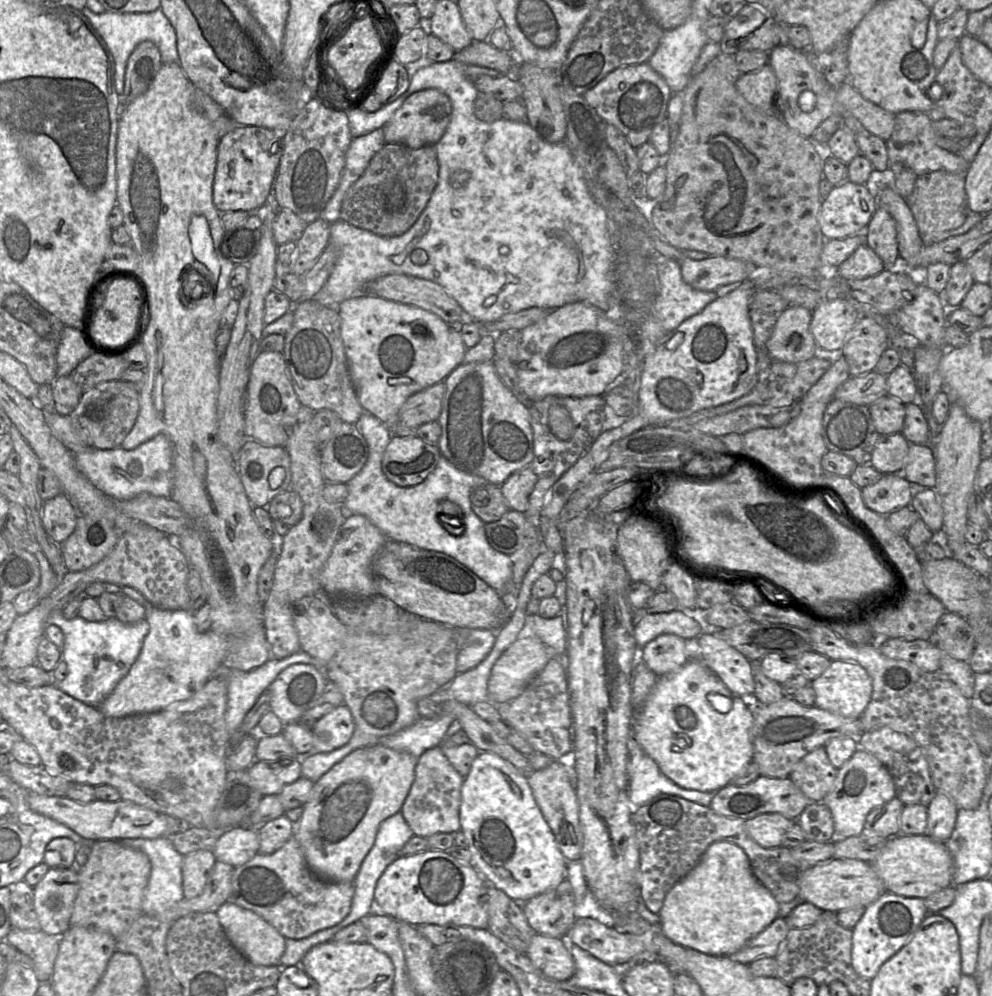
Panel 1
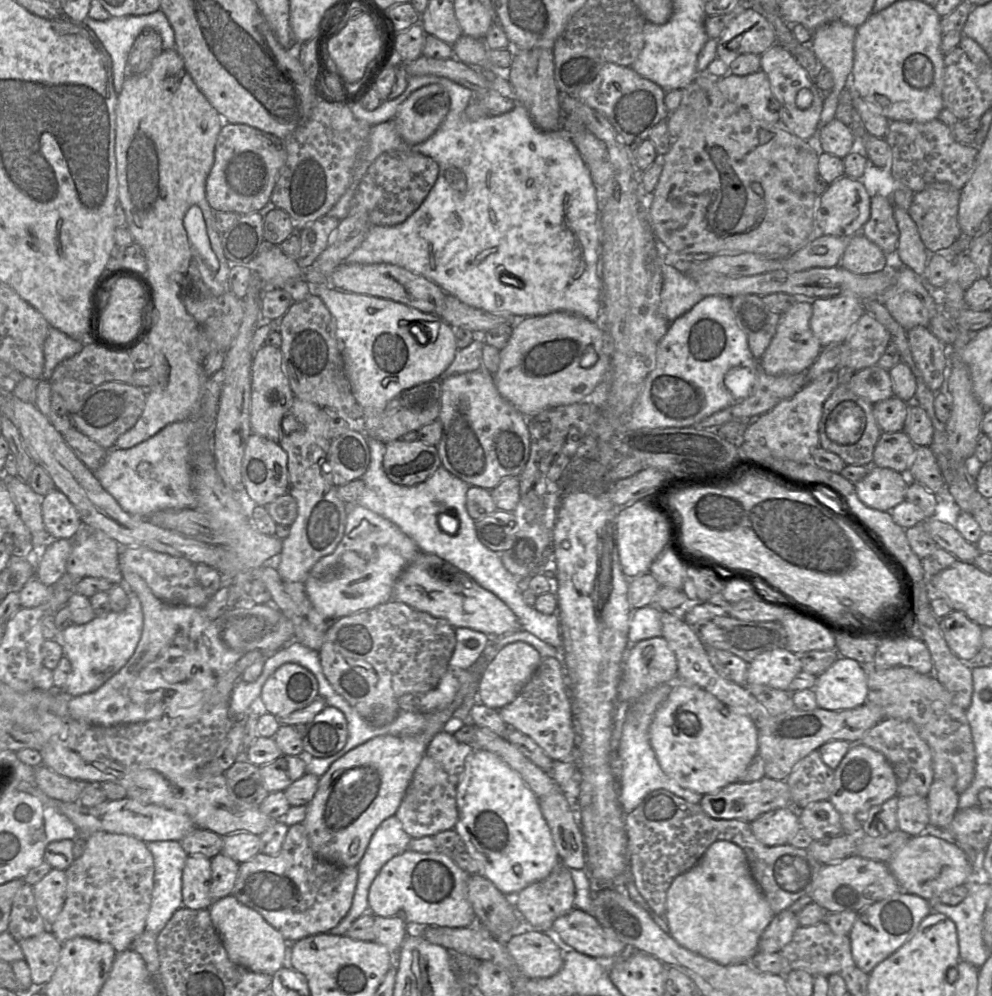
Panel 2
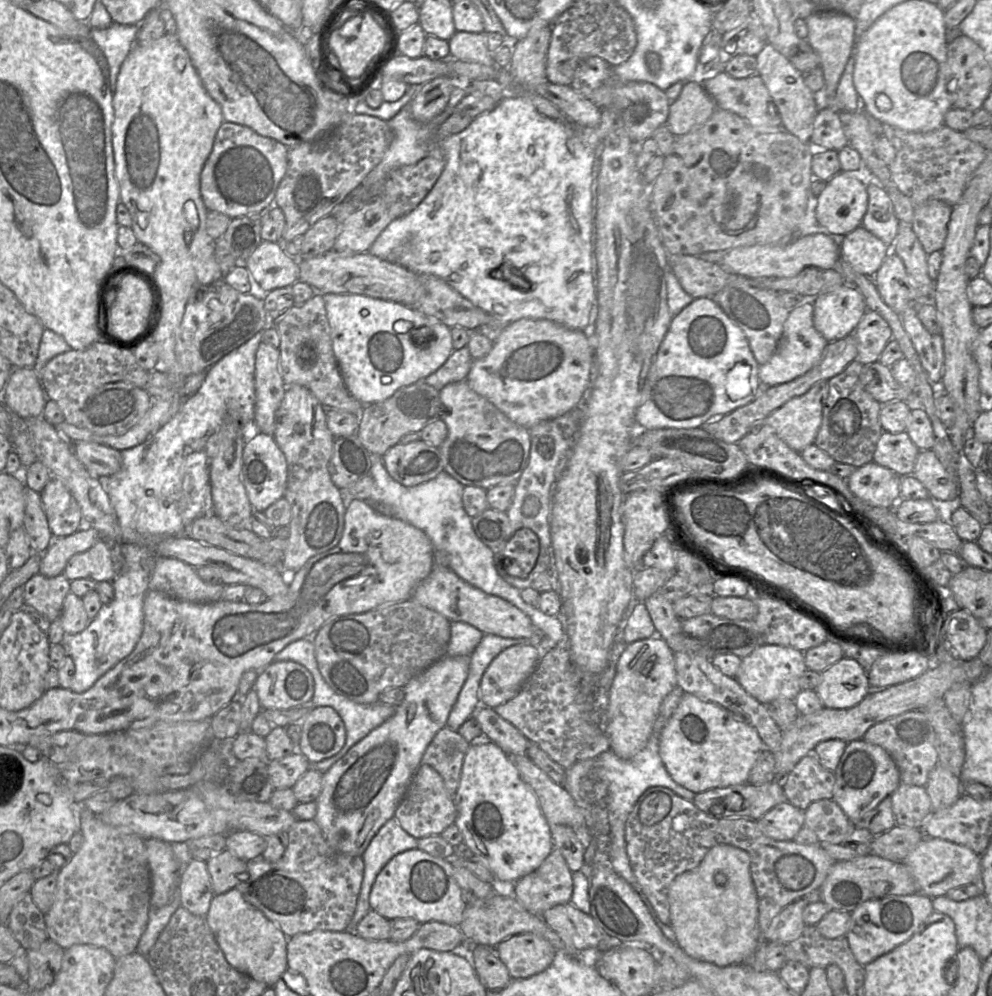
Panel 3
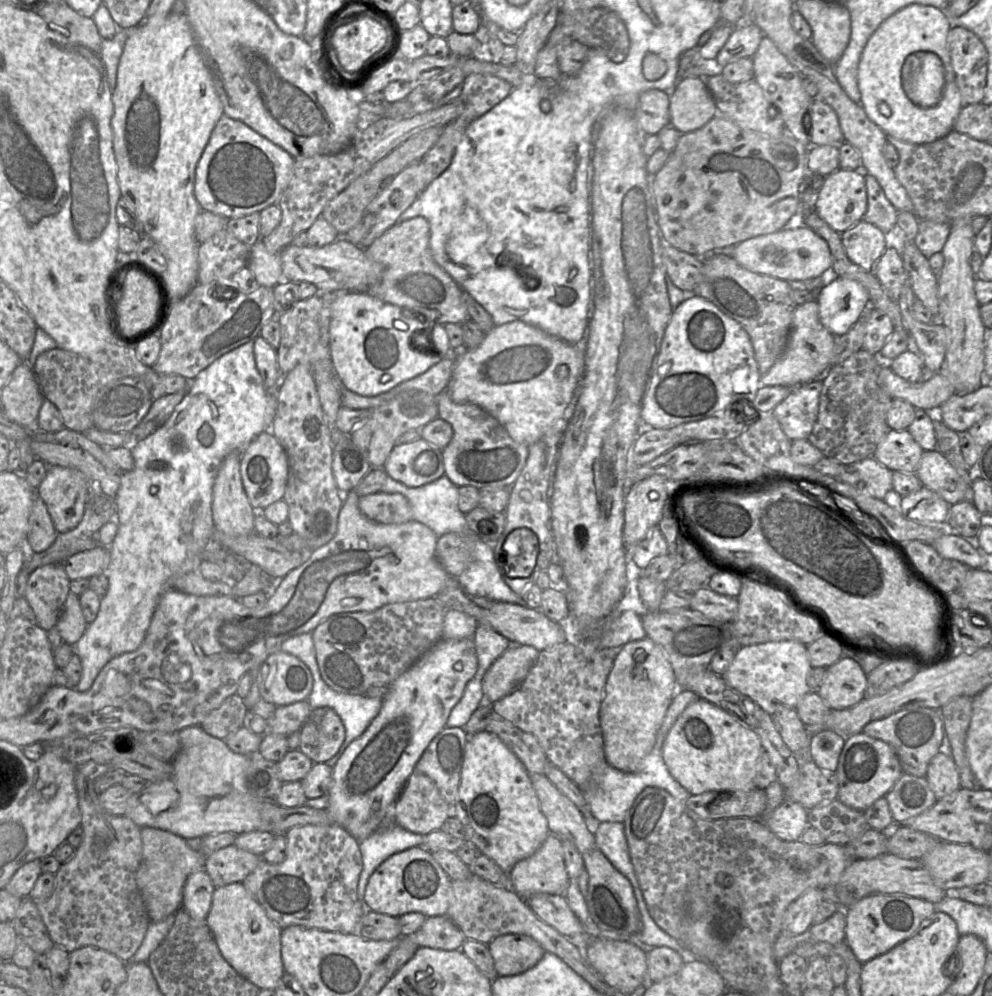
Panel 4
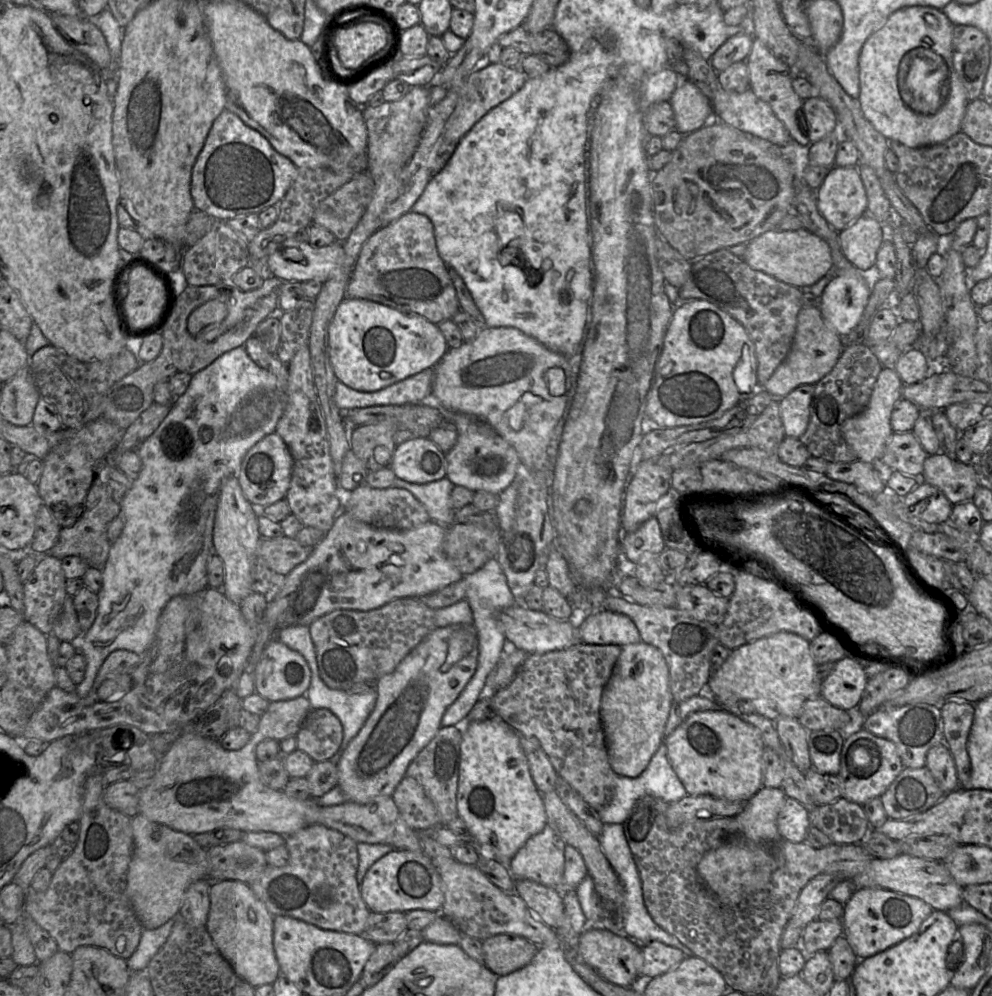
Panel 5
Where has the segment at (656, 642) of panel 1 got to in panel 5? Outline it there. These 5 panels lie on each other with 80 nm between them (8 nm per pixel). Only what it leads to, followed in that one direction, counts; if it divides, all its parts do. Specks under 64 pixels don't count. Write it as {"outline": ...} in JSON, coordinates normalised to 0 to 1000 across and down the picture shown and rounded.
{"outline":[[[648,644],[627,649],[606,702],[614,765],[623,778],[643,780],[666,748],[676,708],[674,672],[667,655]]]}

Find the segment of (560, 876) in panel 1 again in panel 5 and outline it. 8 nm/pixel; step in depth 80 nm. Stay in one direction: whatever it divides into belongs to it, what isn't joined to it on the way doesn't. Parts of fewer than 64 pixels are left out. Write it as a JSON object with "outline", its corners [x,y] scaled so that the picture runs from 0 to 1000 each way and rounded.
{"outline":[[[503,719],[489,724],[473,724],[468,730],[464,754],[462,818],[470,825],[472,835],[487,849],[491,849],[491,857],[508,866],[515,863],[534,840],[545,835],[551,828],[546,797],[535,779],[523,736],[525,735]]]}

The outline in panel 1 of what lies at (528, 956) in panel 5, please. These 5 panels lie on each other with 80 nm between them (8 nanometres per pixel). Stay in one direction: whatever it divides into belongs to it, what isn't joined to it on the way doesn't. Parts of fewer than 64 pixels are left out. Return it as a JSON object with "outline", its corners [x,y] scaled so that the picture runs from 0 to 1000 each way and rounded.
{"outline":[[[540,937],[529,958],[554,983],[574,984],[580,976],[579,963],[571,943]]]}

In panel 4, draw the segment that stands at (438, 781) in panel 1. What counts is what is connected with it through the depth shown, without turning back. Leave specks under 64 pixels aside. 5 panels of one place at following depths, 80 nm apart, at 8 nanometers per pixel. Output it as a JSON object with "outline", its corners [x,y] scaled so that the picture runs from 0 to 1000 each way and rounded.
{"outline":[[[418,773],[397,807],[397,817],[400,828],[416,836],[431,838],[446,831],[448,825],[457,818],[457,809],[448,803],[432,779]]]}

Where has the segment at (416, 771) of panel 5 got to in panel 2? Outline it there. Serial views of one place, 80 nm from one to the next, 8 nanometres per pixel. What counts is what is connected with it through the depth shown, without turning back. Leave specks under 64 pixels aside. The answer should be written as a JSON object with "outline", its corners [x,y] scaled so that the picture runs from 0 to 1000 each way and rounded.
{"outline":[[[447,733],[433,744],[429,758],[441,764],[451,775],[455,785],[462,788],[470,761],[478,751],[481,751],[479,747],[463,745],[458,737]]]}

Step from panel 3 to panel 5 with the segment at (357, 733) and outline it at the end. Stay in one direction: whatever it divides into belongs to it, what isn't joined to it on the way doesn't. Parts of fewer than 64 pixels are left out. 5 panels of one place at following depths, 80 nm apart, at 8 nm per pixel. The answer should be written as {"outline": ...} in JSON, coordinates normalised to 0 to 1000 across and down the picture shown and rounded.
{"outline":[[[331,690],[327,702],[324,701],[322,711],[329,711],[337,716],[343,723],[346,731],[346,742],[340,755],[332,762],[340,767],[353,744],[360,738],[368,724],[376,714],[380,695],[354,697],[347,693]]]}

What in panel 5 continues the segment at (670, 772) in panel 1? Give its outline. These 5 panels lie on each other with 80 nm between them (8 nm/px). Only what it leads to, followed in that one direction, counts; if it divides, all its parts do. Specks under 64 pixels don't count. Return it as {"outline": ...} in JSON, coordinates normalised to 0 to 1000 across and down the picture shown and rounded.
{"outline":[[[733,714],[697,717],[672,741],[672,760],[695,799],[716,798],[735,804],[754,804],[768,791],[770,746],[766,734]]]}

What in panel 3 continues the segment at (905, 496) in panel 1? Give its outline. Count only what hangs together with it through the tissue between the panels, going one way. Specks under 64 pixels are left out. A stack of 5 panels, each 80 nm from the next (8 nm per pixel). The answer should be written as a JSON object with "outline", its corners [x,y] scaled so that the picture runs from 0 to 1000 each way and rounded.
{"outline":[[[878,463],[863,472],[853,482],[859,495],[873,506],[899,510],[907,501],[908,478]]]}

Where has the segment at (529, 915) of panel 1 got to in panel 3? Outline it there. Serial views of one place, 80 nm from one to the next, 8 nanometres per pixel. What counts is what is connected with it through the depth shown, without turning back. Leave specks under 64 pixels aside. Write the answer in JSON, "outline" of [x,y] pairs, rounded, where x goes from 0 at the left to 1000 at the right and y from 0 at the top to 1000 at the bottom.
{"outline":[[[558,850],[540,873],[527,880],[518,887],[506,887],[506,889],[515,888],[517,900],[525,909],[534,917],[546,920],[552,913],[576,905],[578,897],[577,877],[566,854],[561,850]]]}

